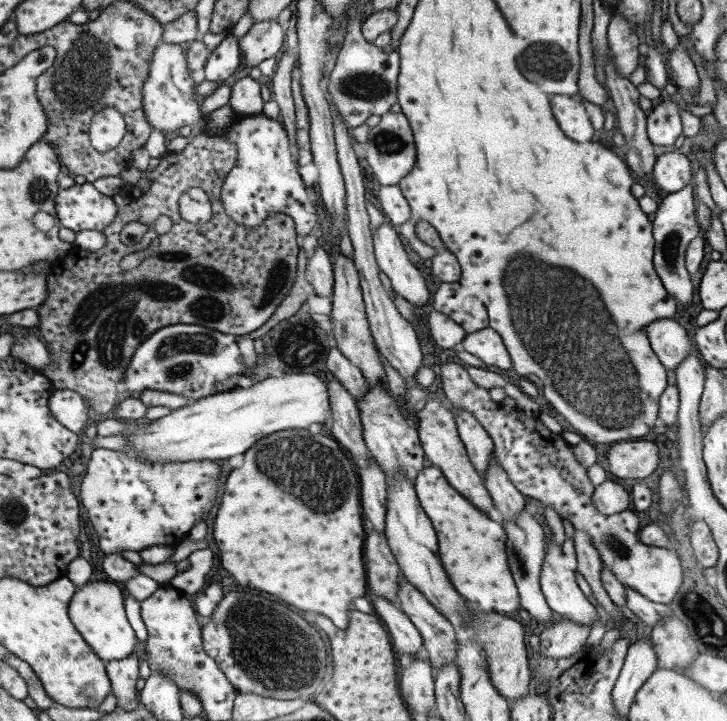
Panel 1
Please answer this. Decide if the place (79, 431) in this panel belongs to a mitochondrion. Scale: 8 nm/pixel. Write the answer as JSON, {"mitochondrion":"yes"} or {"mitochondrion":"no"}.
{"mitochondrion":"no"}

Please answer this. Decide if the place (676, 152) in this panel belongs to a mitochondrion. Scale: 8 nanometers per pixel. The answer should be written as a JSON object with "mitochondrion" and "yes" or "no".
{"mitochondrion":"no"}

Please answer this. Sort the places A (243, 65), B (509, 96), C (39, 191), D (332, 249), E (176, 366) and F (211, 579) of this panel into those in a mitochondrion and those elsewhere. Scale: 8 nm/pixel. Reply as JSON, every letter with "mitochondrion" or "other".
{"A":"other","B":"other","C":"mitochondrion","D":"other","E":"mitochondrion","F":"other"}

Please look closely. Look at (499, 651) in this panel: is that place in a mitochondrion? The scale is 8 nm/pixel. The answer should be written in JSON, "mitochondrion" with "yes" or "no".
{"mitochondrion":"no"}

